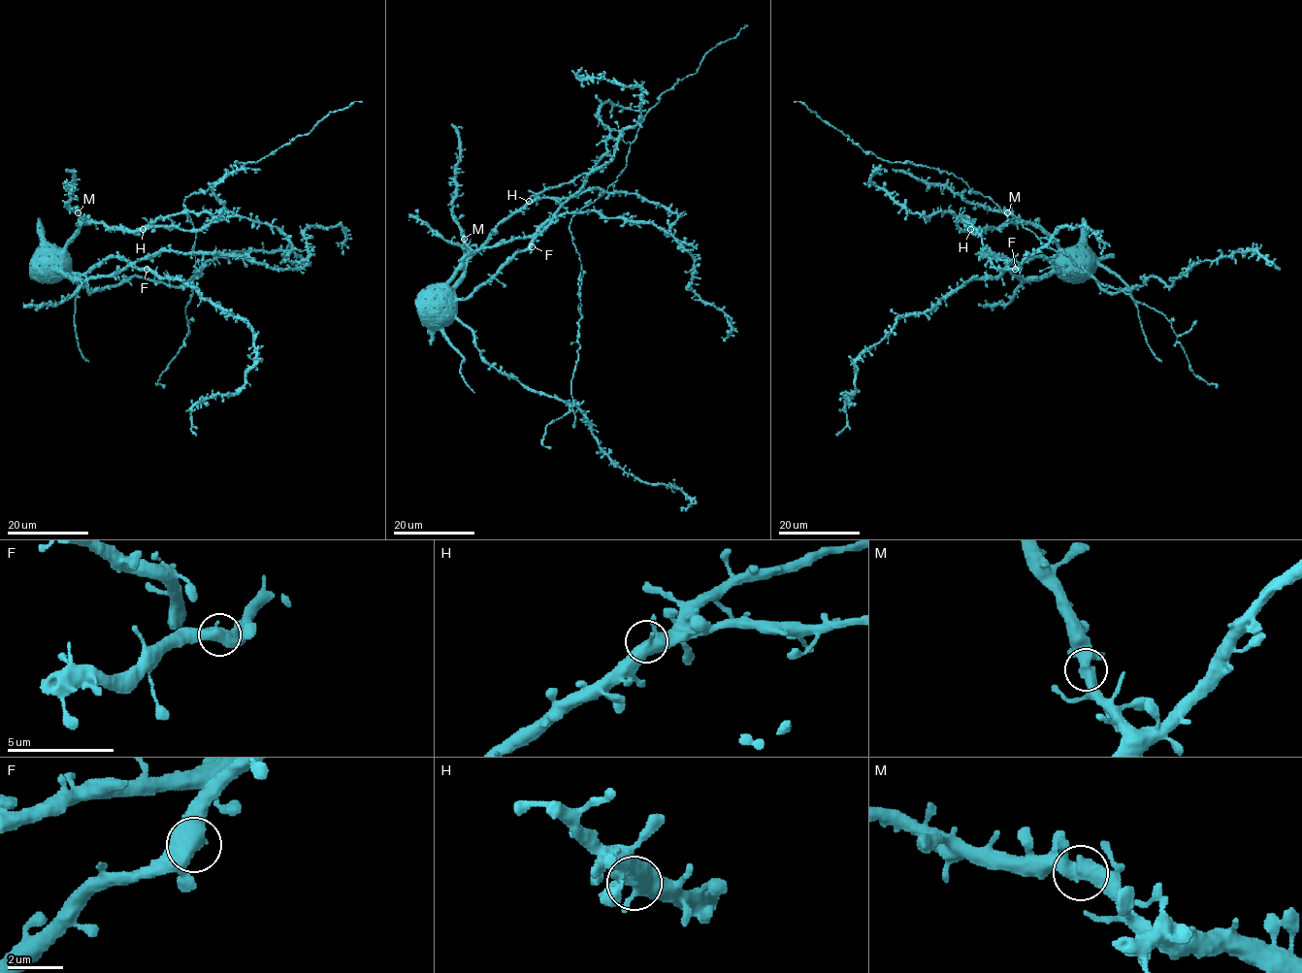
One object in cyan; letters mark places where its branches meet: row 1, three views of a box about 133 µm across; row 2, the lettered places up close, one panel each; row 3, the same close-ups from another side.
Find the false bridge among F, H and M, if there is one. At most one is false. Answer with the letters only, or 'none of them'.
none of them

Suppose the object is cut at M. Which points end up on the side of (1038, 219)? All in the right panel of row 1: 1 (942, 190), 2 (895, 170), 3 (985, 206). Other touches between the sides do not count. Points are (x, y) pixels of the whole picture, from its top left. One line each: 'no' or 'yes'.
1: no
2: no
3: no

